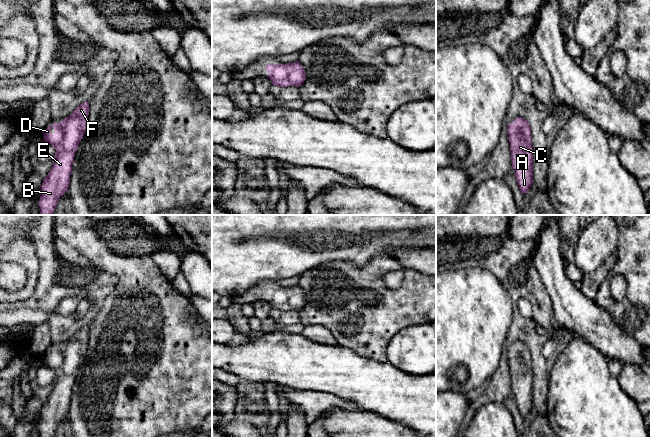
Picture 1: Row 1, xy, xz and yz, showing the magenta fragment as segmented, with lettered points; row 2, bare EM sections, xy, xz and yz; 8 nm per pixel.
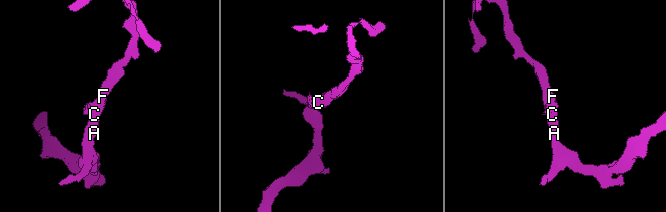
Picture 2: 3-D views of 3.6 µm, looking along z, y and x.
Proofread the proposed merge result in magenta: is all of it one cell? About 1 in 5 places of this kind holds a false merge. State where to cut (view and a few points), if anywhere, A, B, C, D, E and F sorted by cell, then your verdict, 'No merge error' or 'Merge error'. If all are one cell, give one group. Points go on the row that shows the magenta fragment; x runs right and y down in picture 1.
No split. Groups: A B C D E F. No merge error

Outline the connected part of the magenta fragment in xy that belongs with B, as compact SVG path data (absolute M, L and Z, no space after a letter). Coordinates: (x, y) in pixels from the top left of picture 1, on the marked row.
M85 101L79 105L70 116L63 118L60 123L54 123L52 126L49 125L43 132L44 142L51 144L55 148L56 153L53 159L53 166L47 177L44 178L40 188L40 215L52 215L56 208L58 199L68 191L70 175L72 173L72 164L78 145L83 139L88 122L88 116L89 102Z

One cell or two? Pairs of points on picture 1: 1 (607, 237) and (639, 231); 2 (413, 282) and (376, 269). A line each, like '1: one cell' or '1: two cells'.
1: two cells
2: one cell

